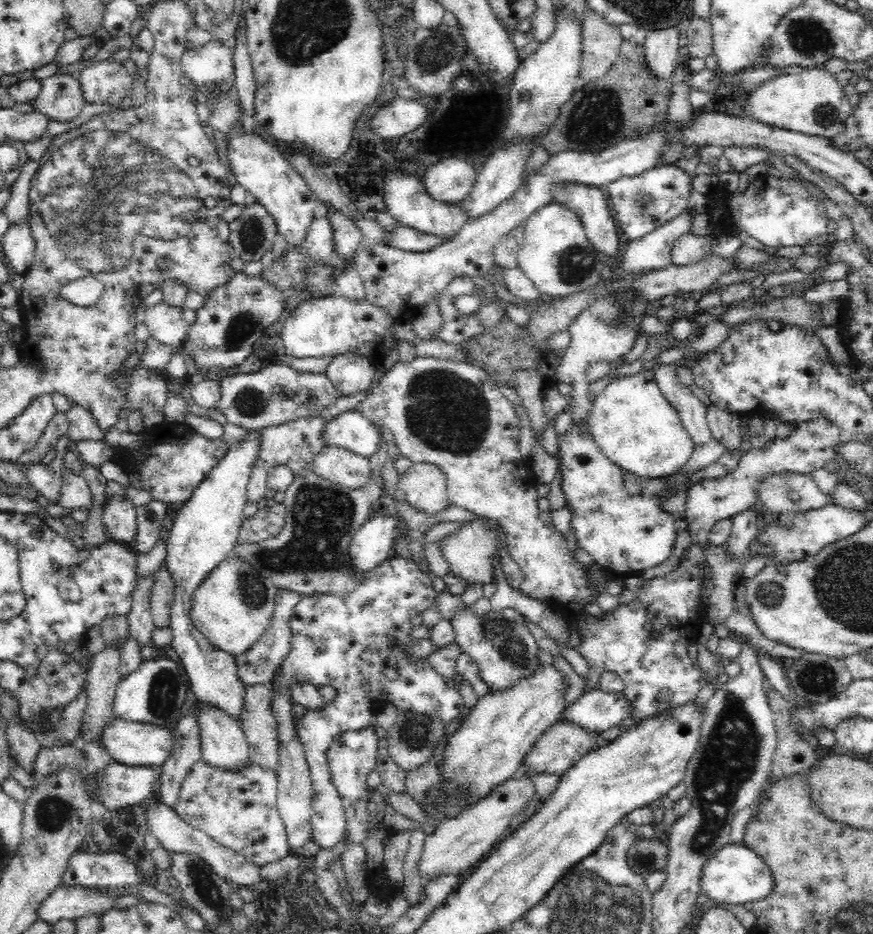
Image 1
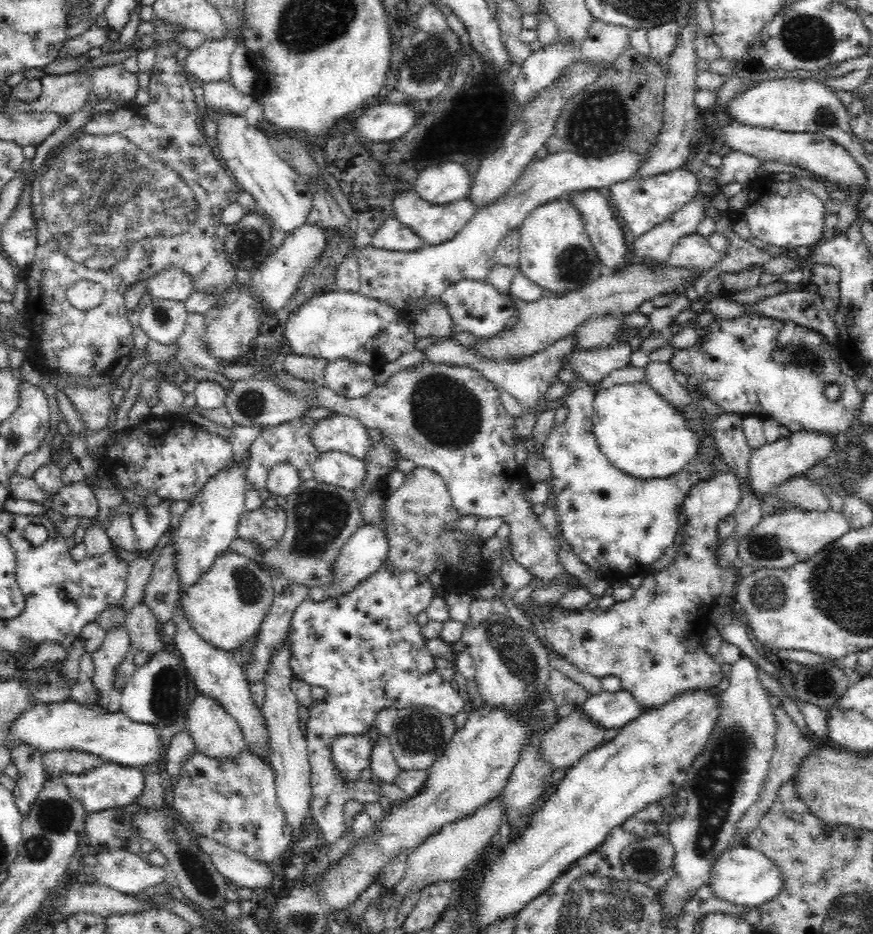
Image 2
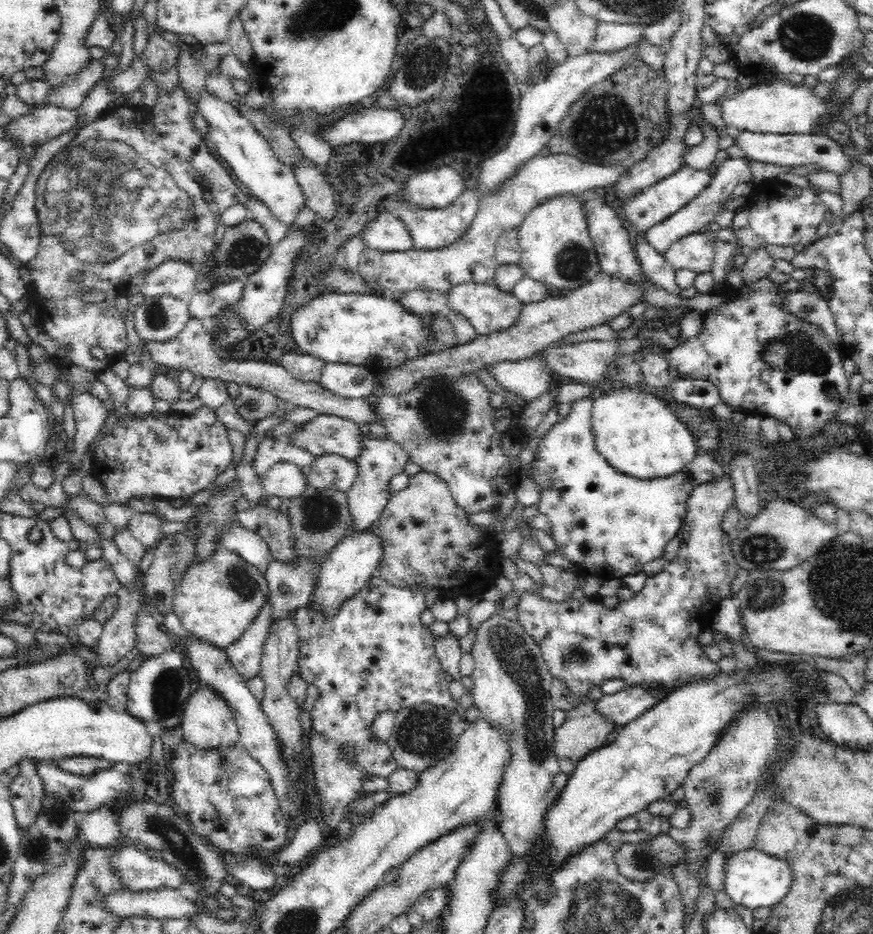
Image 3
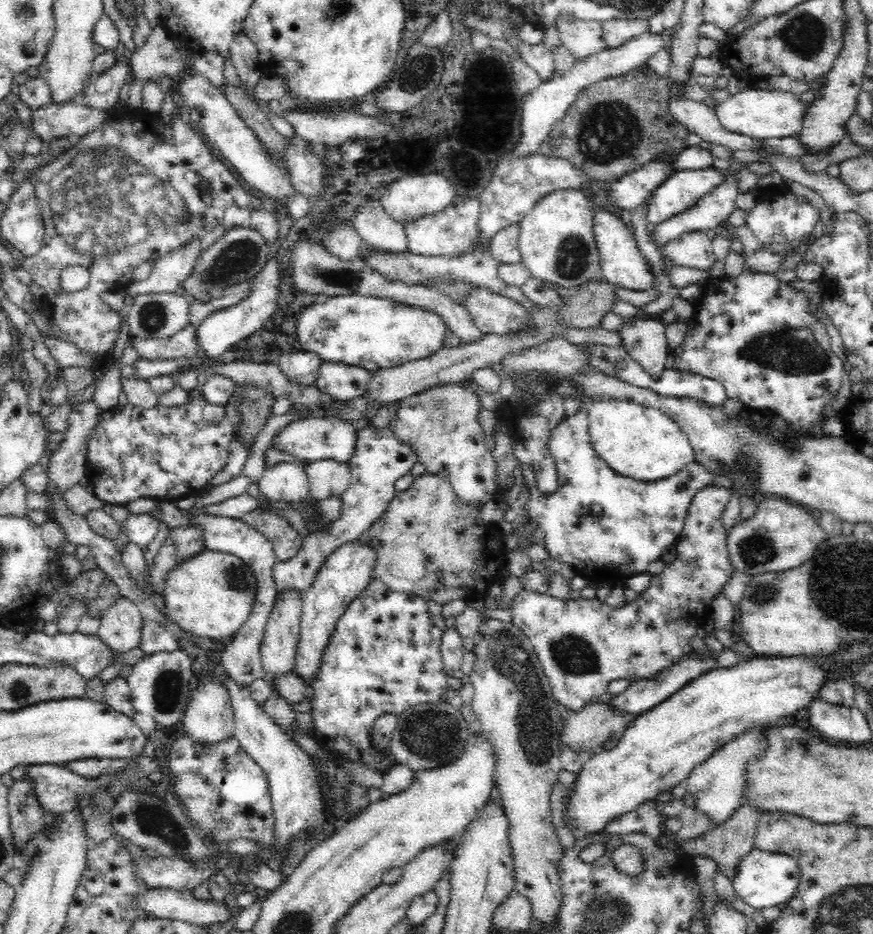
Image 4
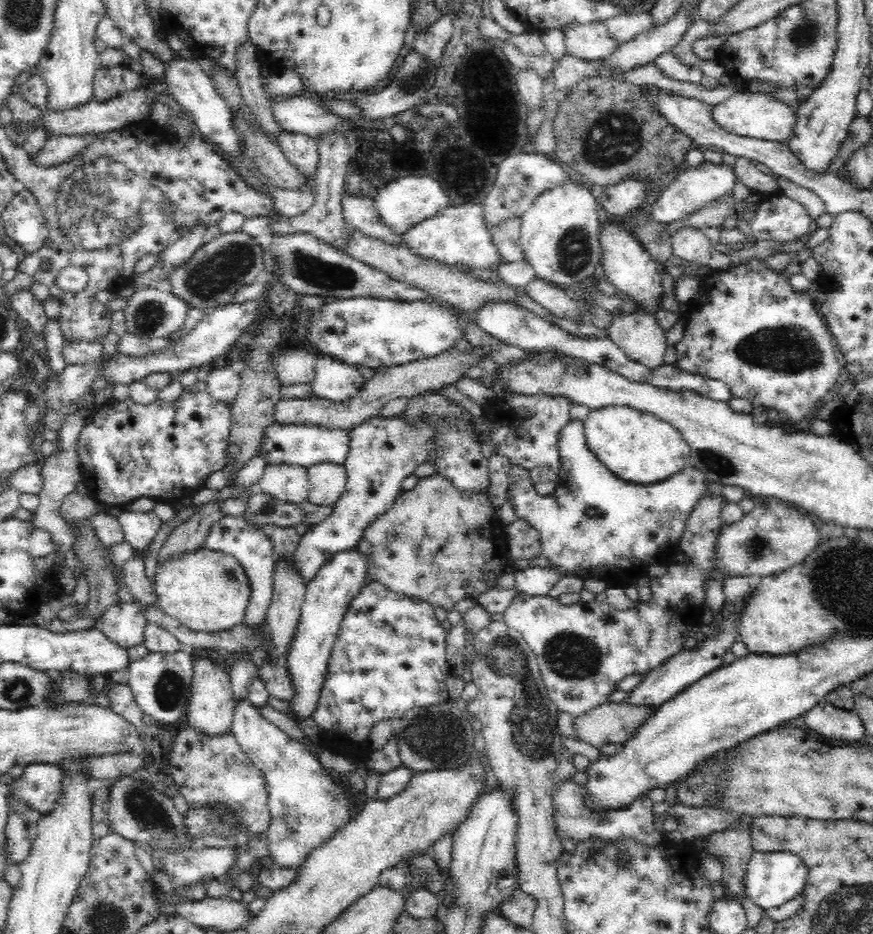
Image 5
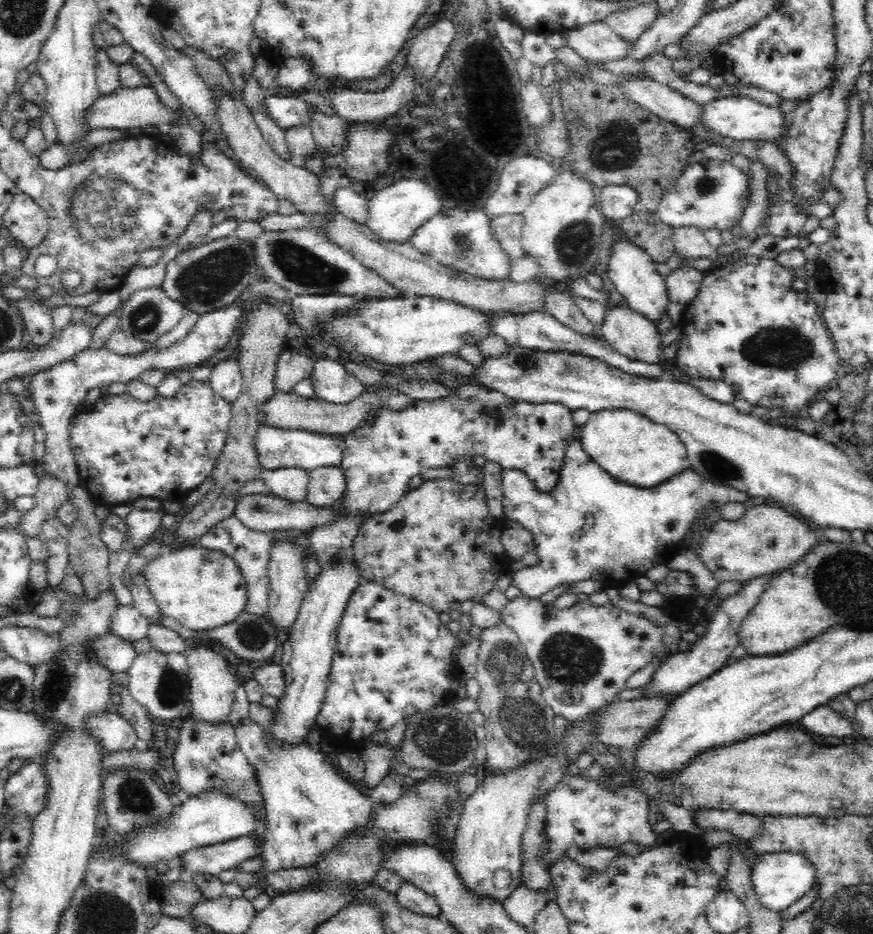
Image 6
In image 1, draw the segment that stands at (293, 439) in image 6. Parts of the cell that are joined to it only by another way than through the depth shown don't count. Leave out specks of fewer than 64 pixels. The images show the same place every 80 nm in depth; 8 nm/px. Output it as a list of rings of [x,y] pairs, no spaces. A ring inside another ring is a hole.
[[[348,410],[327,423],[326,446],[346,448],[361,457],[370,457],[378,451],[378,426],[359,410]]]

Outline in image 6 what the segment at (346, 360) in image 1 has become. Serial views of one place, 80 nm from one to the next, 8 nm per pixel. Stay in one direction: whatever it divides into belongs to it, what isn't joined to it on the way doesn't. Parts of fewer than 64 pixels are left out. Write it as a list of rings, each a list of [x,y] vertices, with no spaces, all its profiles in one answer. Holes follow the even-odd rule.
[[[330,357],[317,358],[311,380],[316,398],[332,404],[348,404],[366,388],[340,362]]]

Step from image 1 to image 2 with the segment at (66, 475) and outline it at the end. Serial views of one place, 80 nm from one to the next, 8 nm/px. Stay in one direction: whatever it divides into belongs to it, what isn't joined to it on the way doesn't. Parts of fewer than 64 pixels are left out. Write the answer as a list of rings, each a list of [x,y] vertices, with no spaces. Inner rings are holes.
[[[84,480],[63,485],[53,496],[52,511],[64,517],[96,519],[99,512],[98,503],[92,488]]]

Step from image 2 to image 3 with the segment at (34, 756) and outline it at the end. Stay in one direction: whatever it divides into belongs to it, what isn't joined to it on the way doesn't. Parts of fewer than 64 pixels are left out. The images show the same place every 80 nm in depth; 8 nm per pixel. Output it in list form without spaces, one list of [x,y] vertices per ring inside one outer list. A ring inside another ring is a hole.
[[[24,757],[17,762],[20,773],[9,786],[9,793],[18,826],[24,830],[37,816],[44,792],[44,783],[38,775],[38,760]]]

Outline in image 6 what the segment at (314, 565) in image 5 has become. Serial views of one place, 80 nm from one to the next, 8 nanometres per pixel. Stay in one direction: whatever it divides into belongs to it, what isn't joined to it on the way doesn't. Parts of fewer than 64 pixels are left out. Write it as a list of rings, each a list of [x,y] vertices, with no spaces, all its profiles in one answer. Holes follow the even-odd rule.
[[[460,385],[452,390],[450,396],[434,400],[414,400],[404,410],[394,411],[387,406],[376,416],[365,420],[363,424],[342,436],[346,452],[340,466],[346,479],[346,490],[338,518],[325,522],[306,532],[306,538],[298,542],[303,554],[303,561],[316,560],[322,566],[338,554],[350,553],[354,538],[364,522],[372,516],[390,511],[404,493],[407,493],[409,481],[420,475],[425,468],[442,468],[450,464],[456,457],[481,455],[500,464],[500,468],[516,468],[527,474],[534,488],[540,493],[550,493],[556,488],[563,454],[566,452],[568,440],[574,438],[572,430],[576,428],[572,418],[572,410],[561,402],[542,402],[533,404],[524,400],[513,400],[502,392],[488,391],[484,387]]]

